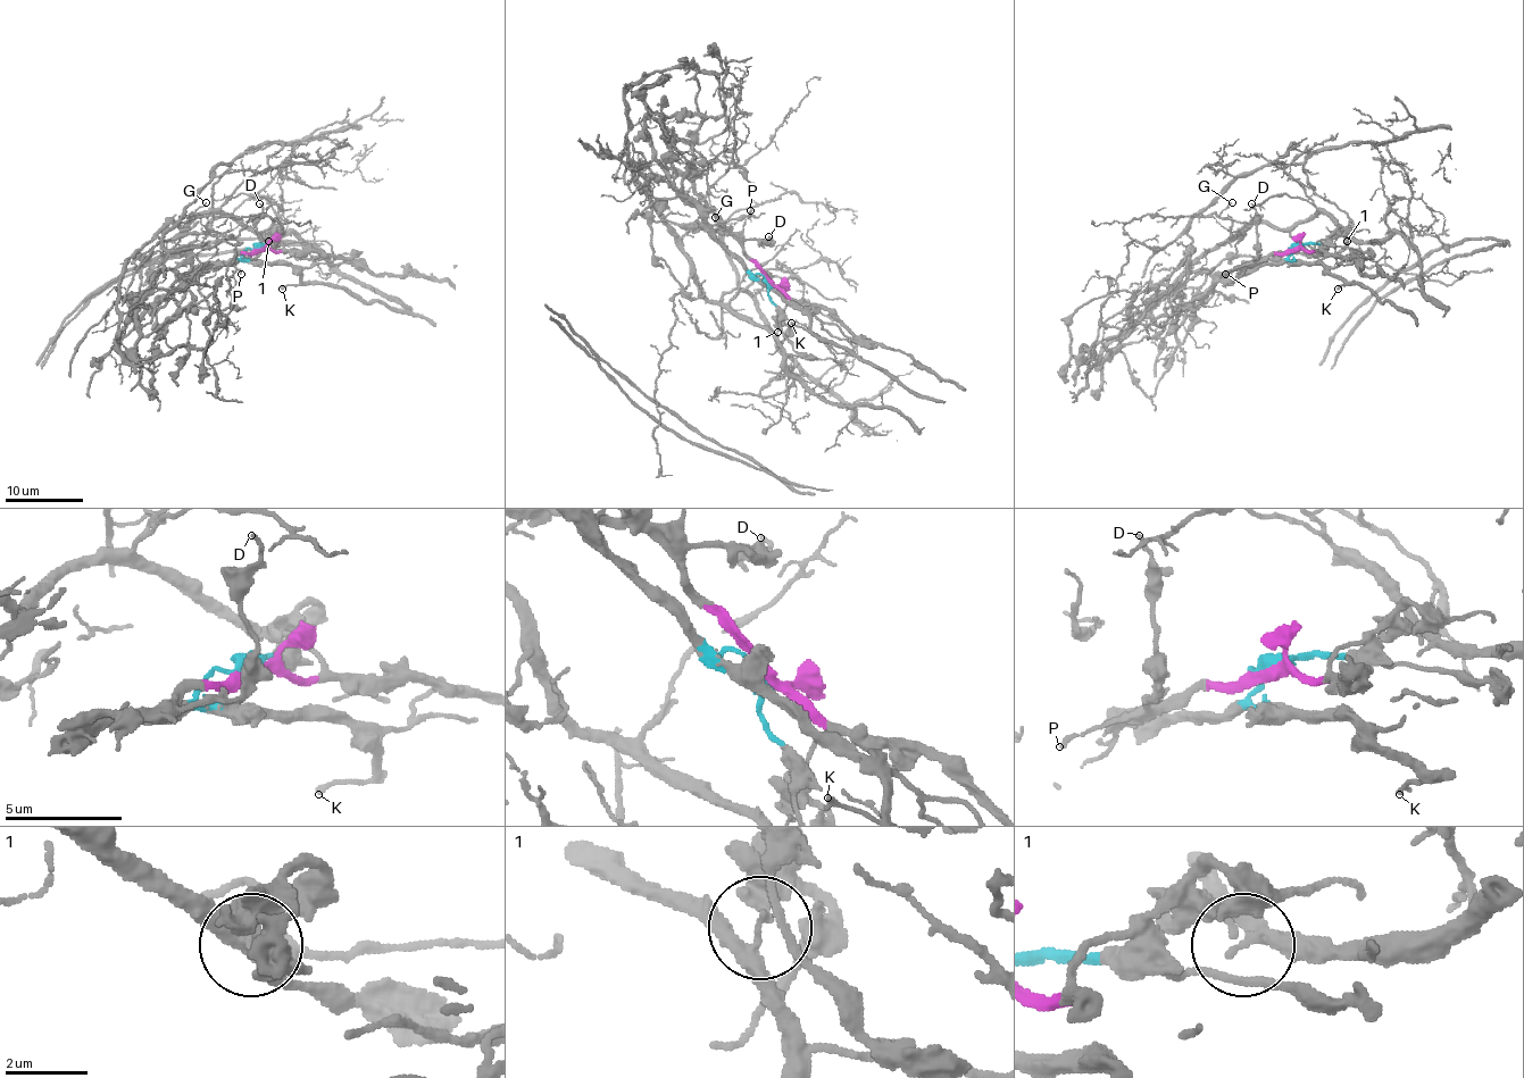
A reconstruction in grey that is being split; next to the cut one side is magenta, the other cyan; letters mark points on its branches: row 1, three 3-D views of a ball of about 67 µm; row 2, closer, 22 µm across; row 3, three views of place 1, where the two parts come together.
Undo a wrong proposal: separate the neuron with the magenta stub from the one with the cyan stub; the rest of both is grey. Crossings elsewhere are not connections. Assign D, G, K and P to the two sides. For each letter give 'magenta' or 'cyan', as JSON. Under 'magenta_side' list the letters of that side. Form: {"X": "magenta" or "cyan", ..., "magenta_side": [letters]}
{"D": "magenta", "G": "cyan", "K": "cyan", "P": "magenta", "magenta_side": ["D", "P"]}

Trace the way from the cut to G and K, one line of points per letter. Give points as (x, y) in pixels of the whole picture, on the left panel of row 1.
G: (258, 247), (271, 247), (227, 216), (205, 211), (184, 230), (173, 222), (189, 222), (206, 202)
K: (258, 247), (243, 255), (255, 260), (285, 262), (299, 276), (298, 284), (282, 290)

